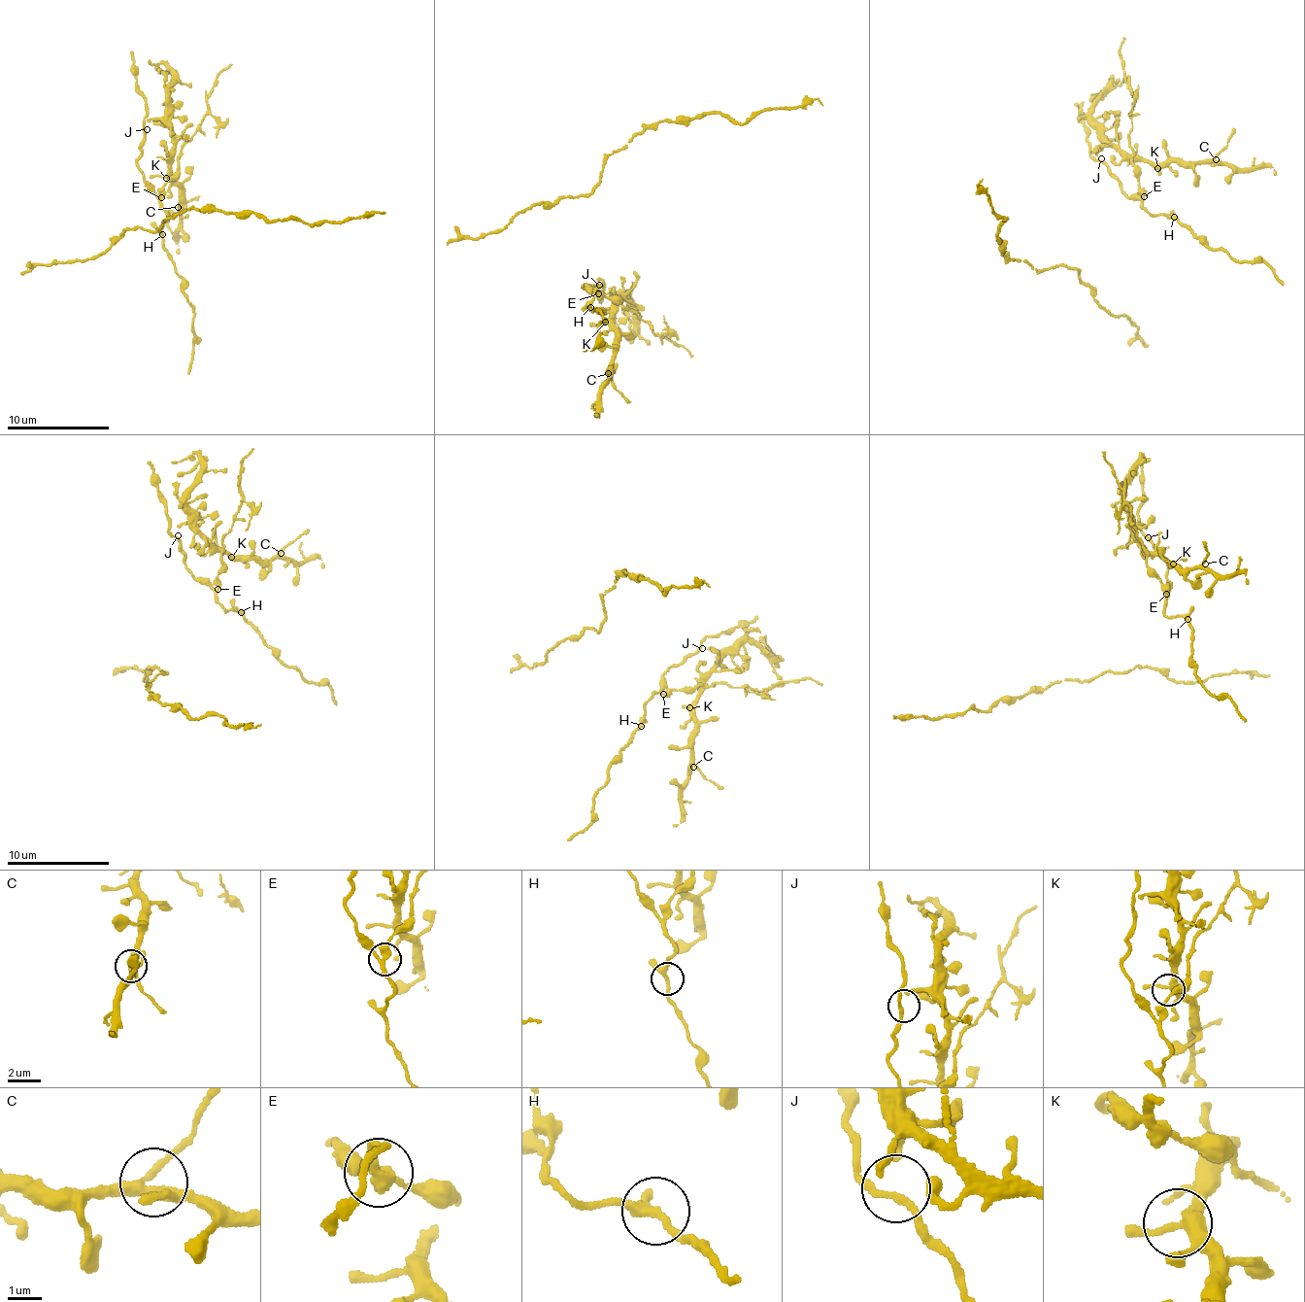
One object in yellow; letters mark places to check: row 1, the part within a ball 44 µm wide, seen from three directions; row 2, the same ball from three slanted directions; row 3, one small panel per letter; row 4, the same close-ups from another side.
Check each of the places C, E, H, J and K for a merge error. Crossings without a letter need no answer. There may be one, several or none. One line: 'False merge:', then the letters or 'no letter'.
False merge: E

